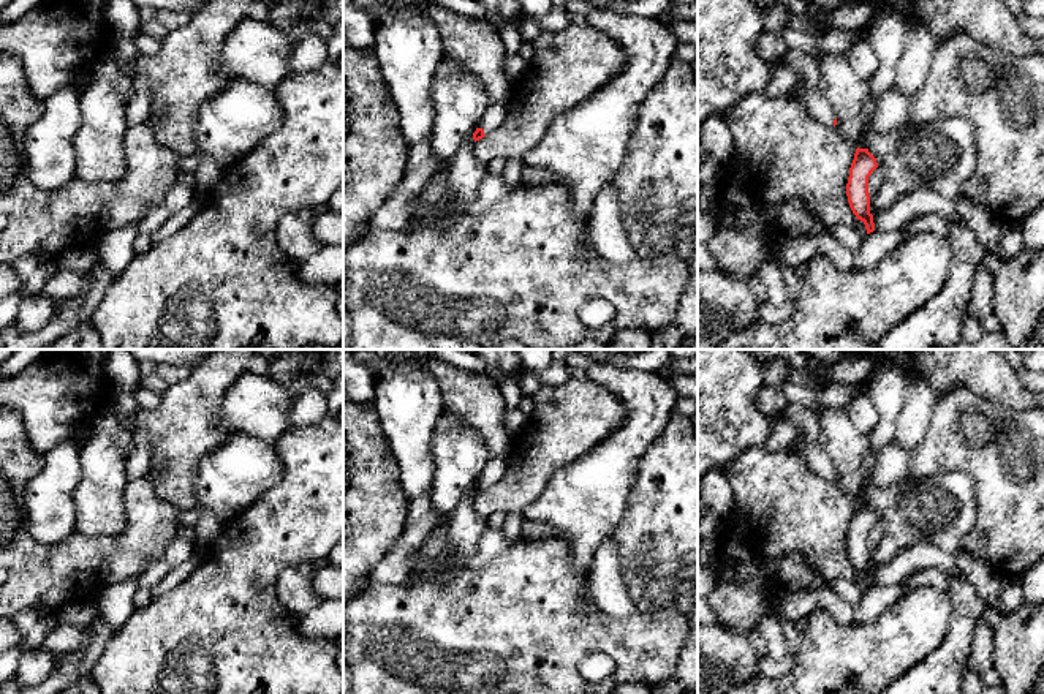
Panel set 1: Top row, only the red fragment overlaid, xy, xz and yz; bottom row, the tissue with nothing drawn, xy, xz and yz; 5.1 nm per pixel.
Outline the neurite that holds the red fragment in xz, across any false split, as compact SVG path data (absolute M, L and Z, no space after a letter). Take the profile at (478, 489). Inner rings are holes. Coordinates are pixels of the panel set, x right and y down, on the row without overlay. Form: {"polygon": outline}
{"polygon": "M508 452L501 455L492 455L481 474L478 476L478 482L473 487L475 496L482 493L486 488L494 485L501 476L506 473L508 468Z"}

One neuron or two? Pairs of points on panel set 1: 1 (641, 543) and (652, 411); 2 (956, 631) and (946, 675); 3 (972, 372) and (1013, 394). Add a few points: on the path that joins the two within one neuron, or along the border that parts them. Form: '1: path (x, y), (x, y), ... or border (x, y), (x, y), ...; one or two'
1: border (669, 414), (665, 430), (643, 454), (635, 481); two
2: path (956, 642), (956, 650), (946, 664); one
3: path (981, 372), (987, 372), (1003, 386); one

